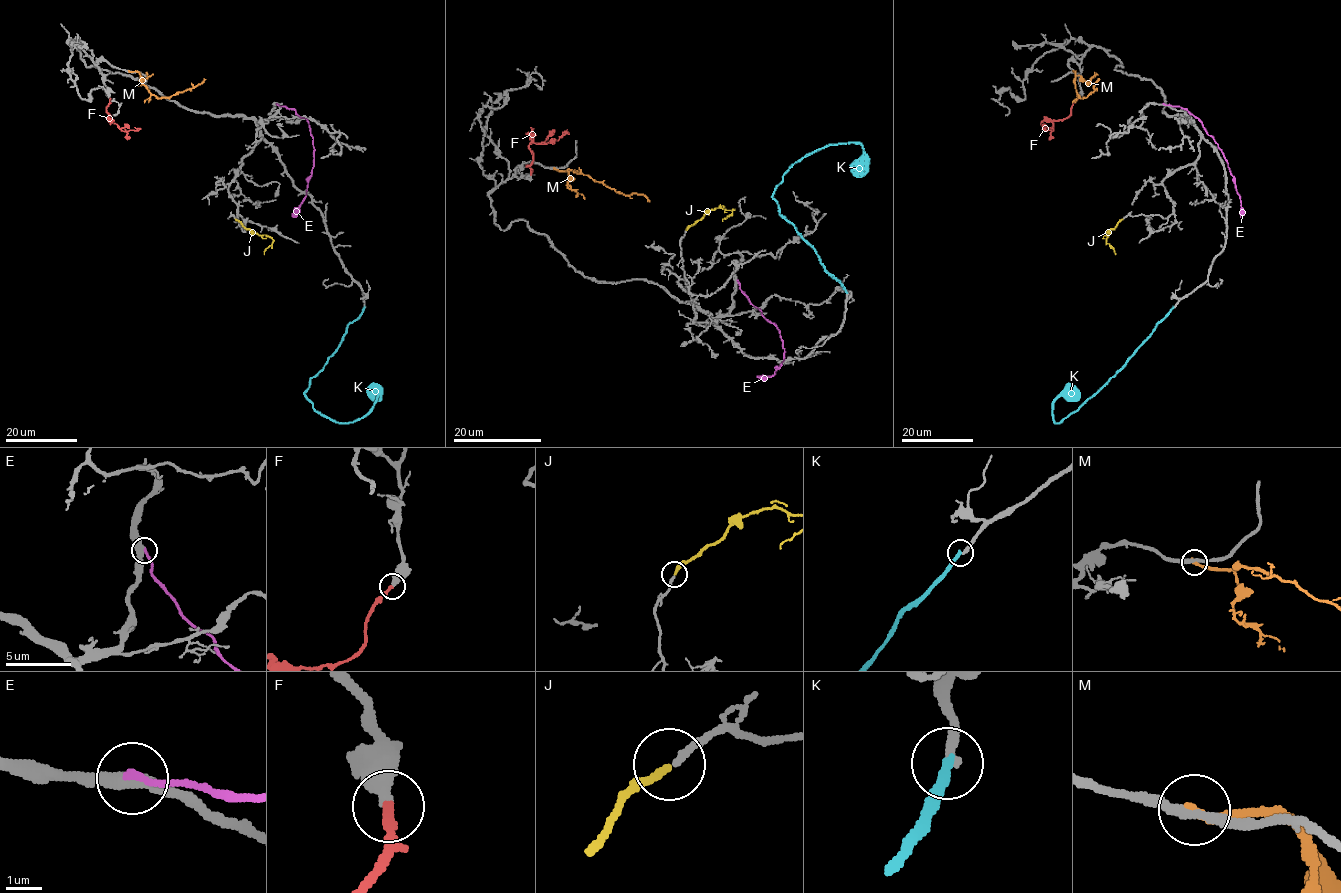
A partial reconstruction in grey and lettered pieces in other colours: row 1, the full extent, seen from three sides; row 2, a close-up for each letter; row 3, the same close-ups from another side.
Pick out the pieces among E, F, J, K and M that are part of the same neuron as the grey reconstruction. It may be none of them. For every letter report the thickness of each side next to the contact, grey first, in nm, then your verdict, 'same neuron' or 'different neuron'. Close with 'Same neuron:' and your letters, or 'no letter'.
E: 440/220 nm | different neuron
F: 460/280 nm | same neuron
J: 220/220 nm | same neuron
K: 280/300 nm | different neuron
M: 280/240 nm | different neuron
Same neuron: F, J

